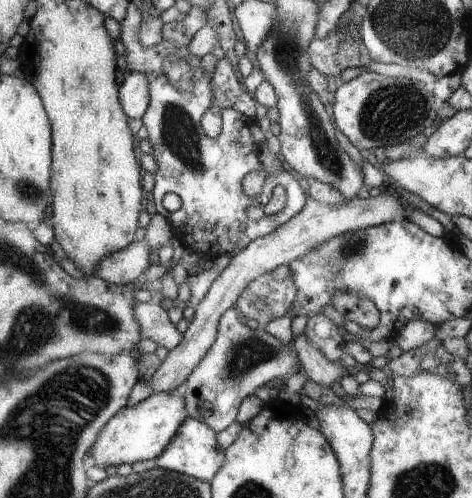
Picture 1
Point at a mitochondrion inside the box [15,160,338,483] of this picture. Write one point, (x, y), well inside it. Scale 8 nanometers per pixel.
(243, 355)

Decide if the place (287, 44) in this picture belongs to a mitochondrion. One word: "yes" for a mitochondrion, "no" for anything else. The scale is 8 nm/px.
yes

